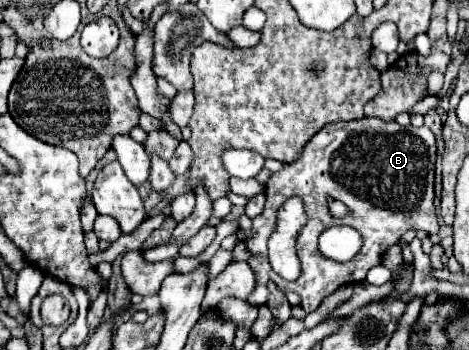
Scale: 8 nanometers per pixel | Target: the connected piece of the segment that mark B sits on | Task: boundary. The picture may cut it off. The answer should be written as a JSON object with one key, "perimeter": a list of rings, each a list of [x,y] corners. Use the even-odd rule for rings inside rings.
{"perimeter":[[[370,117],[324,125],[306,143],[302,155],[296,161],[284,163],[280,171],[270,175],[264,211],[252,219],[252,237],[248,239],[242,229],[236,233],[232,261],[246,261],[256,275],[256,285],[248,301],[252,305],[264,305],[268,301],[268,281],[272,279],[280,293],[298,293],[302,299],[302,309],[310,313],[318,309],[322,299],[334,293],[338,287],[364,281],[368,269],[380,263],[378,257],[382,249],[398,243],[406,231],[416,229],[438,233],[438,219],[434,211],[434,161],[436,141],[428,127],[402,127],[394,121]],[[294,195],[302,197],[308,223],[300,231],[296,243],[302,275],[290,283],[270,267],[266,241],[274,229],[278,207]],[[328,197],[340,199],[348,207],[348,215],[330,215]],[[332,225],[350,225],[362,235],[362,249],[346,263],[336,263],[318,251],[320,233]]]}

